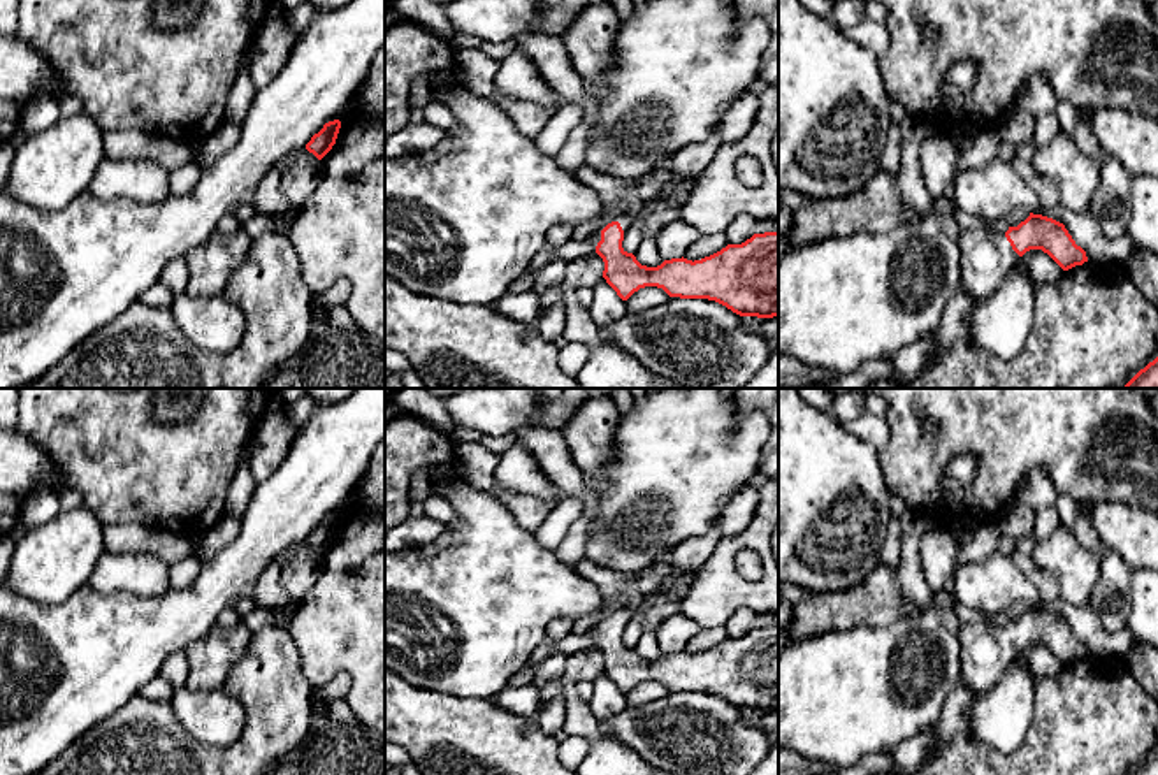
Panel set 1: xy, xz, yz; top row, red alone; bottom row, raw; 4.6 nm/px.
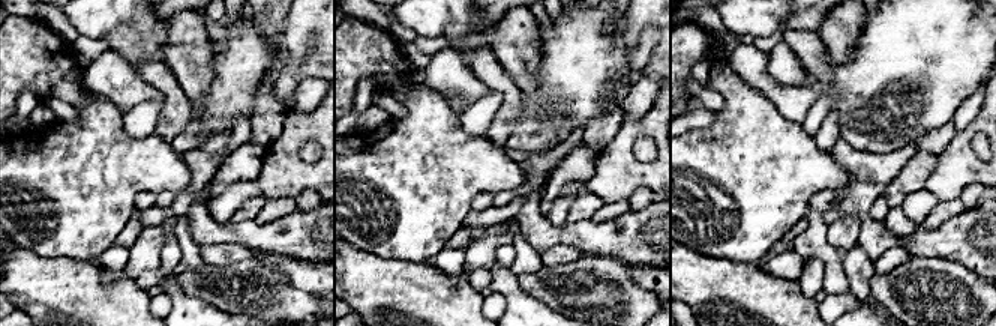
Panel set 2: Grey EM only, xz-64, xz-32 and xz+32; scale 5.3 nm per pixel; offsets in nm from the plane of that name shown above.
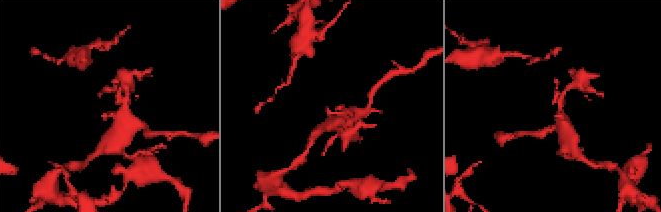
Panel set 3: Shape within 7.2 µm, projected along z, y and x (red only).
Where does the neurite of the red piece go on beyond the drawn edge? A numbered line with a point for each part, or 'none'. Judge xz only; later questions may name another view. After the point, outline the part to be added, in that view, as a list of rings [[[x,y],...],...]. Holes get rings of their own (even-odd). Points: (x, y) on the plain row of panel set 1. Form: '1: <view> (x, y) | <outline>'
1: xz (622, 594) | [[[589,557],[582,559],[576,564],[578,573],[582,578],[594,583],[603,596],[603,606],[599,610],[601,617],[590,633],[597,638],[601,634],[601,624],[612,615],[619,615],[626,626],[636,615],[643,599],[657,589],[669,568],[668,561],[659,561],[645,571],[624,575],[601,568]]]

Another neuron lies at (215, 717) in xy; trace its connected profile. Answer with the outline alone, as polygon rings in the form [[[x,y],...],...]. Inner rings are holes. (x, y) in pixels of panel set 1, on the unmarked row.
[[[188,685],[174,691],[172,710],[185,728],[202,745],[230,747],[244,729],[244,708],[225,687],[199,691]]]

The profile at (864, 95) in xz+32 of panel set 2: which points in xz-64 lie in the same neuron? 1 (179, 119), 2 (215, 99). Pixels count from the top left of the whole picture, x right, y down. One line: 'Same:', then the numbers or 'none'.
Same: 2

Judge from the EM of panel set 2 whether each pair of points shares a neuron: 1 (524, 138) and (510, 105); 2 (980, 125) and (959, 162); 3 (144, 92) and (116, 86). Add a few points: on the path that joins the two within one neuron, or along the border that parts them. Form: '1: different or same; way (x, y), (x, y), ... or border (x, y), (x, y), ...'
1: different; border (522, 93), (521, 114), (506, 143)
2: same; way (969, 132), (962, 140), (959, 152)
3: same; way (137, 89), (126, 89), (123, 86)

